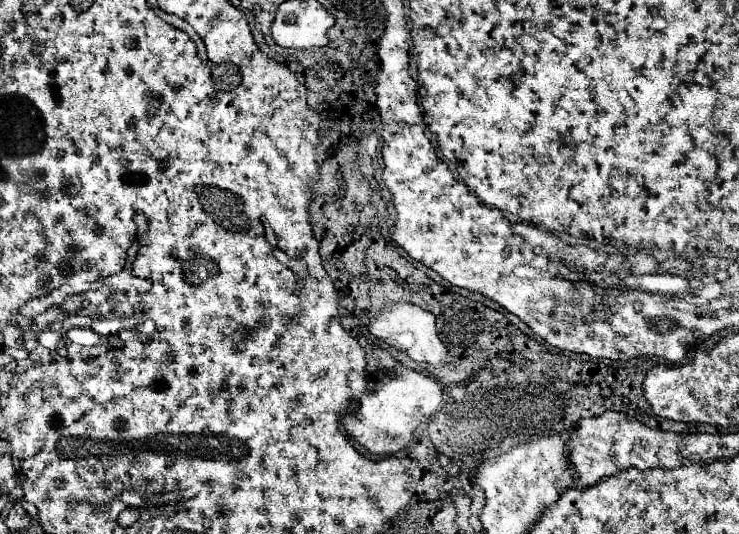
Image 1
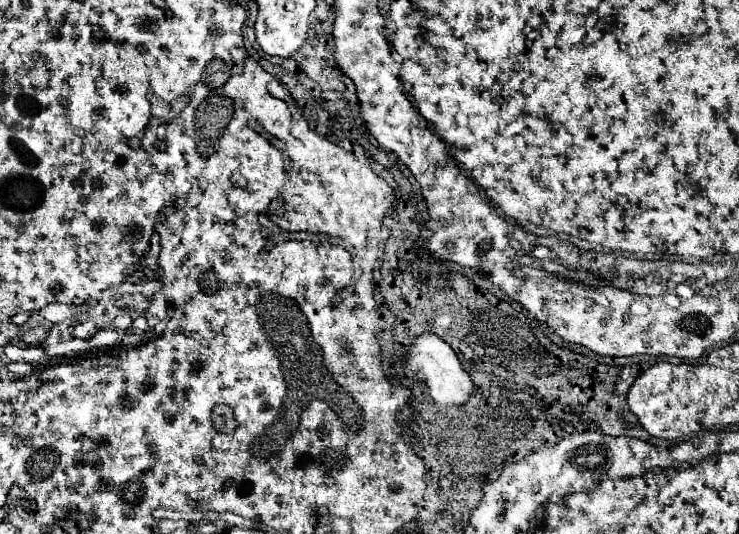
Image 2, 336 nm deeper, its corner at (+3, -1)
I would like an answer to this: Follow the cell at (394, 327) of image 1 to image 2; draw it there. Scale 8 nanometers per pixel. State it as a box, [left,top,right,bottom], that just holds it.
[404,334,474,408]

